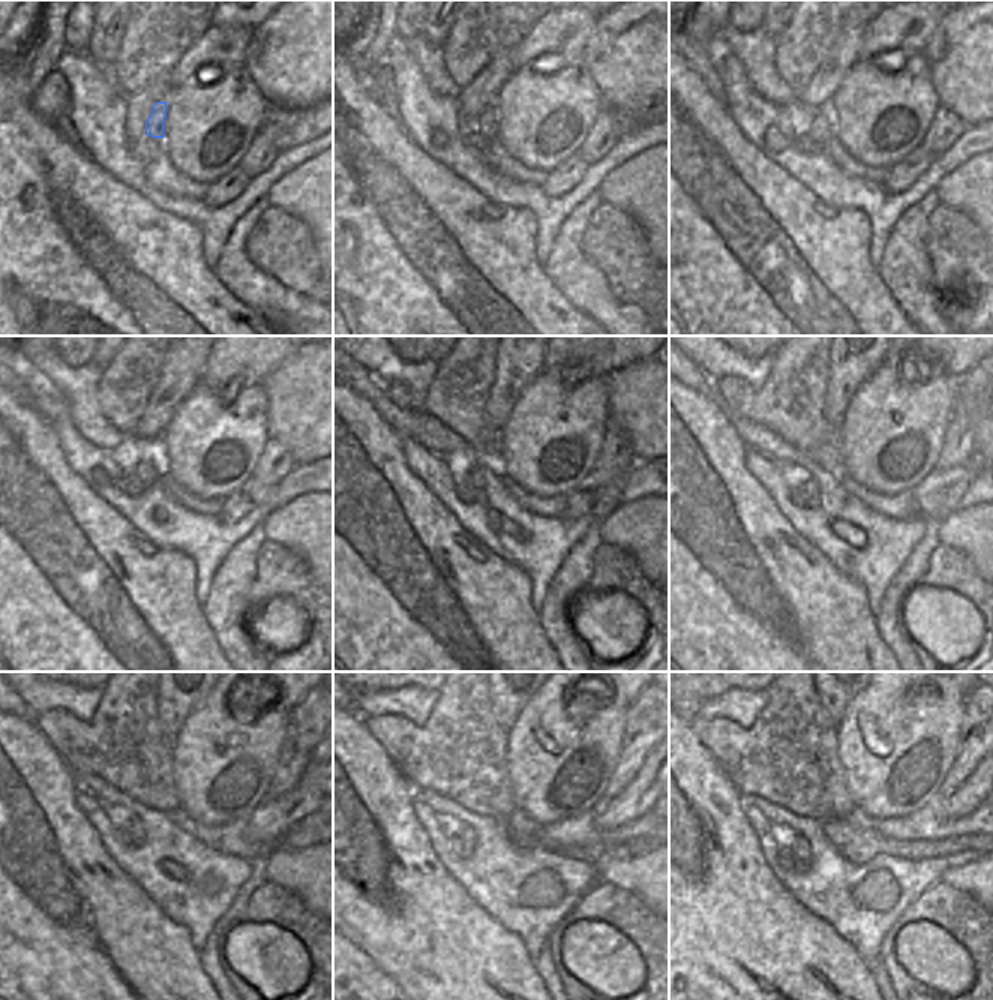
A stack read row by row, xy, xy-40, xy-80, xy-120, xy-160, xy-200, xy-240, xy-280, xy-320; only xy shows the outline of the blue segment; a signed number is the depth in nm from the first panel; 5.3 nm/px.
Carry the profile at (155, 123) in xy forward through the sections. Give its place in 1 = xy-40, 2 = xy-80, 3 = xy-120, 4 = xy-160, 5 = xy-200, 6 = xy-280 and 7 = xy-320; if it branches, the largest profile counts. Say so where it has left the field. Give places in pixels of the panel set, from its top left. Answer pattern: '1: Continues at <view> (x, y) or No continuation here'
1: Continues at xy-40 (488, 125)
2: Continues at xy-80 (822, 129)
3: Continues at xy-120 (149, 471)
4: Continues at xy-160 (476, 477)
5: Continues at xy-200 (810, 497)
6: Continues at xy-280 (462, 846)
7: Continues at xy-320 (801, 852).

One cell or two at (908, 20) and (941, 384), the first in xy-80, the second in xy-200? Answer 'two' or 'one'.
two

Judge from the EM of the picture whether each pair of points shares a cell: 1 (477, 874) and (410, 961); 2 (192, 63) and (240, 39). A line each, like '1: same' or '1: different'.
1: different
2: same

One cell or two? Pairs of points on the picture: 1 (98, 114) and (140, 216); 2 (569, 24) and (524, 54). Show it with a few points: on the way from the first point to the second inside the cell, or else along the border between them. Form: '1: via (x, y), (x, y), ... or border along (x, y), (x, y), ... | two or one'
1: border along (98, 164), (138, 191), (155, 206) | two
2: via (558, 32), (534, 44) | one

